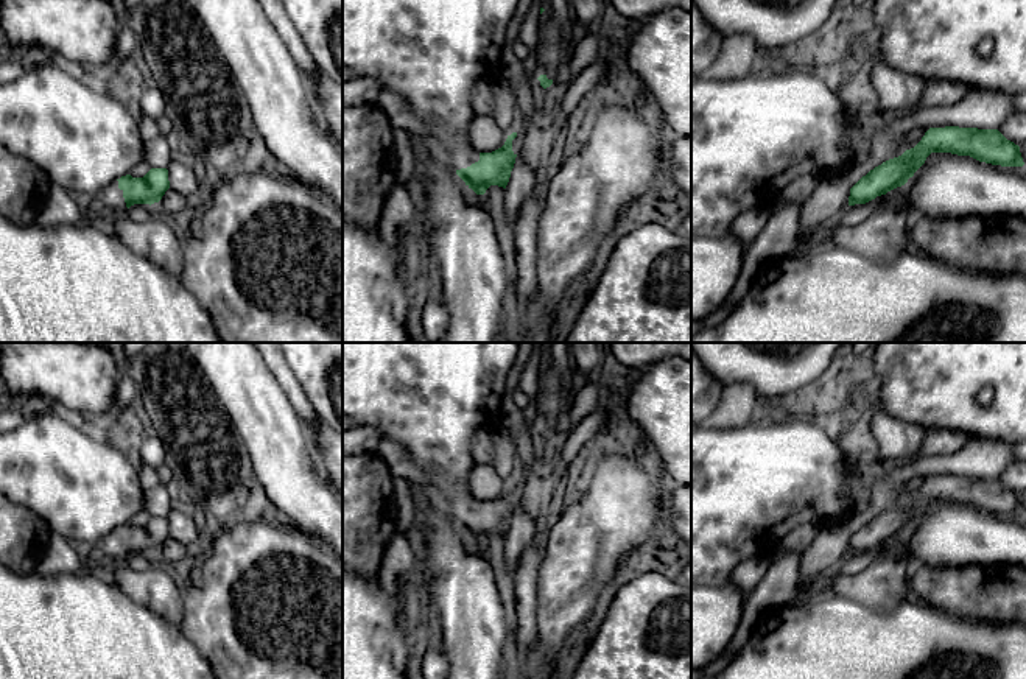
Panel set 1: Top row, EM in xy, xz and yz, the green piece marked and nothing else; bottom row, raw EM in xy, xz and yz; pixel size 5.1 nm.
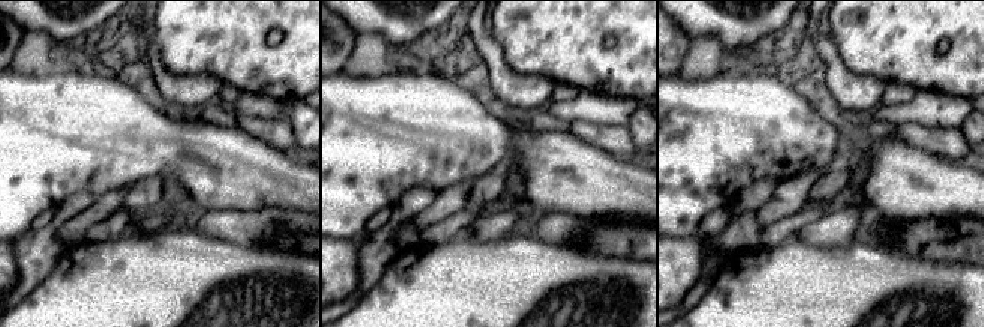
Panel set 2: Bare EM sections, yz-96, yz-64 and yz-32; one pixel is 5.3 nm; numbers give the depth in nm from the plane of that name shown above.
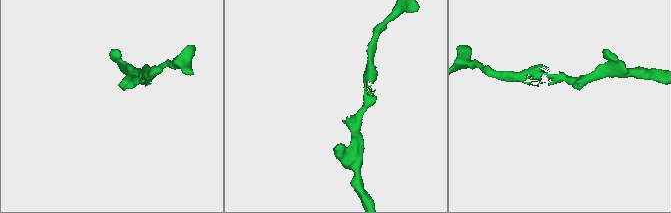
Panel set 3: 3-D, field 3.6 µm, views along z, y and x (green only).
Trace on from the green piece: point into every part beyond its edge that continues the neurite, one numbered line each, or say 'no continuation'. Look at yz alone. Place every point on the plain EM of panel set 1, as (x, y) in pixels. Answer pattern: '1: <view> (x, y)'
no continuation

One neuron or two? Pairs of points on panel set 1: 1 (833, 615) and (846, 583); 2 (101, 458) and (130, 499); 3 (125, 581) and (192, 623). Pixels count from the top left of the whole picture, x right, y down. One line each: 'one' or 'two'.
1: two
2: one
3: two

